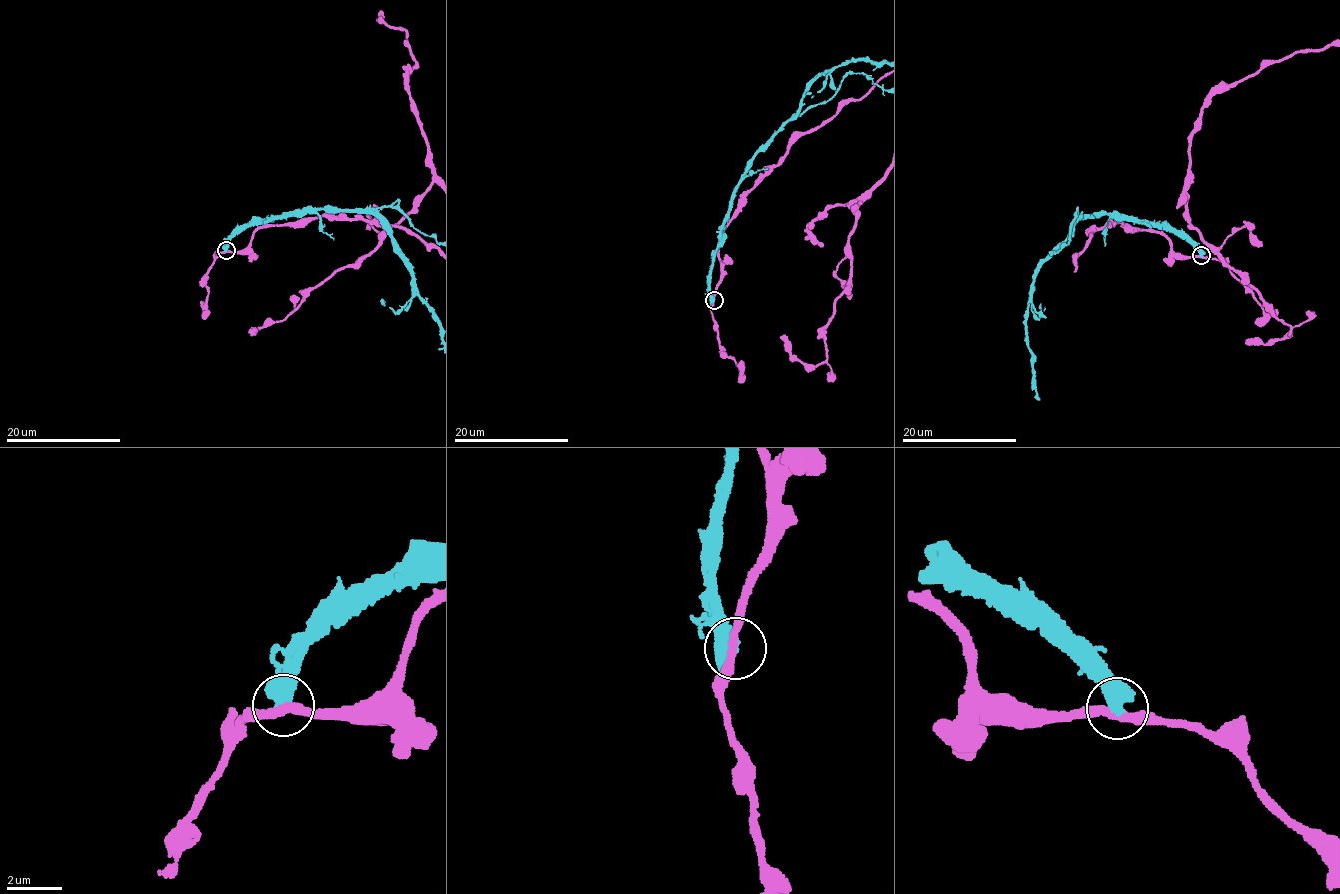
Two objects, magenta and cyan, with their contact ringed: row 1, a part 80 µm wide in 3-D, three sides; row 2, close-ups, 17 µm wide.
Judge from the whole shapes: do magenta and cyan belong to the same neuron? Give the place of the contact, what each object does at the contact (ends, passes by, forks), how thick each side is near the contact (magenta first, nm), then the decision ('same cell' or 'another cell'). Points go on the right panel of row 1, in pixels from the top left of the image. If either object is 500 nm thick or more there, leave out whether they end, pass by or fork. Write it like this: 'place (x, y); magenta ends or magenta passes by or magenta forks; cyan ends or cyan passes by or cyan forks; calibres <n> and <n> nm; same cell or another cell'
place (1201, 255); magenta passes by; cyan ends; calibres 280 and 440 nm; another cell

